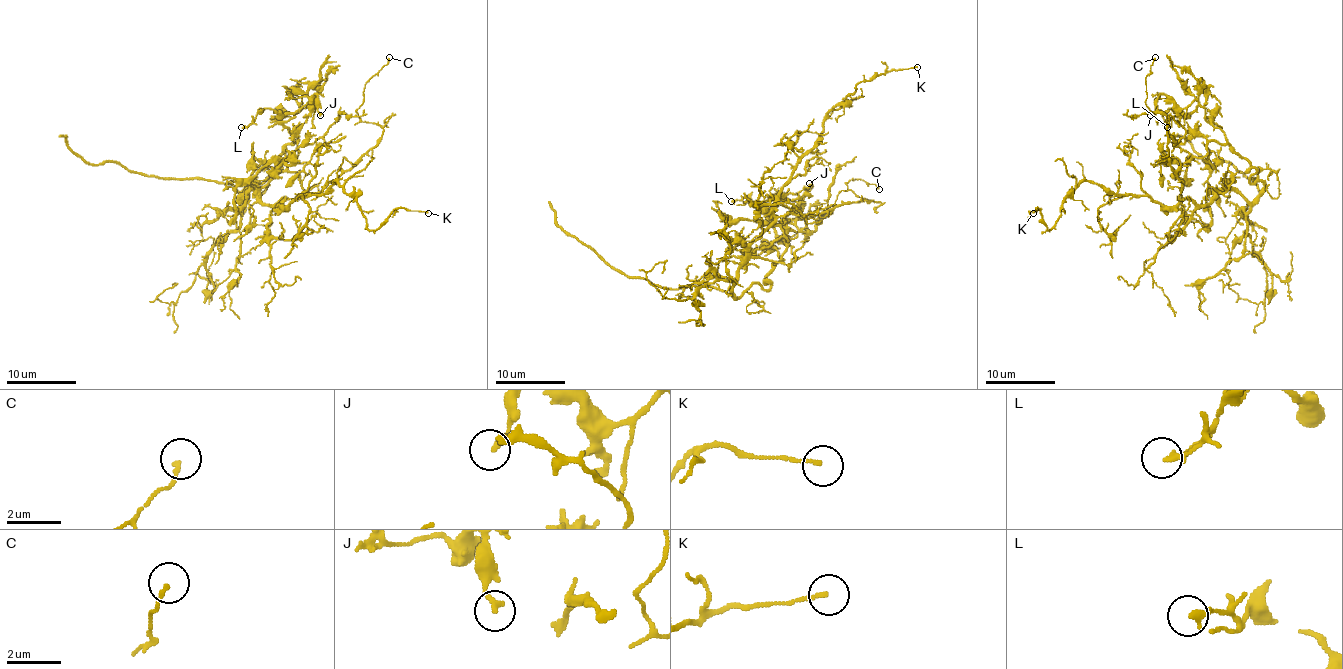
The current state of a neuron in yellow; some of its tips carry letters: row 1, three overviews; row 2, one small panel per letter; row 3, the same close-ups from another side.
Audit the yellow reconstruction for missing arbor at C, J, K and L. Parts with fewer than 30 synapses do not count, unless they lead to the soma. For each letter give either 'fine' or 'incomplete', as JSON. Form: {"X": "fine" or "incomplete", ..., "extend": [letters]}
{"C": "fine", "J": "fine", "K": "fine", "L": "fine", "extend": []}

